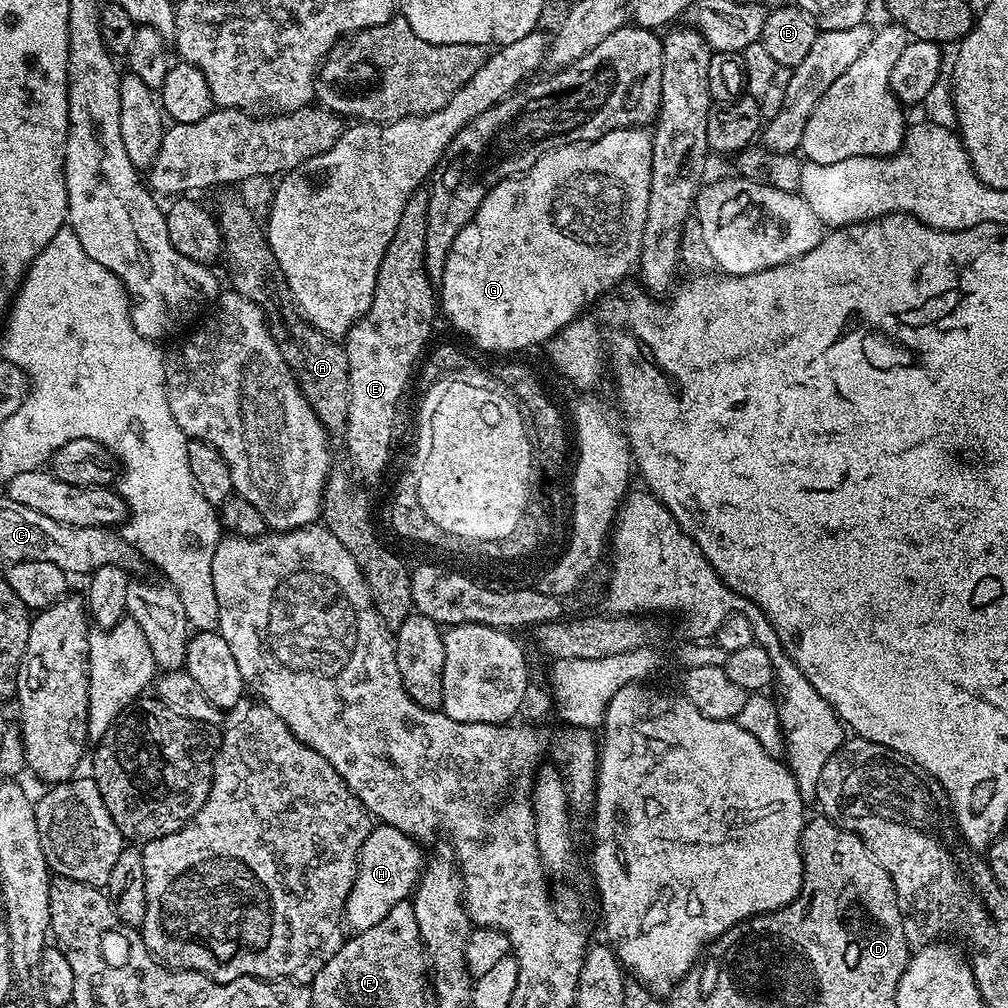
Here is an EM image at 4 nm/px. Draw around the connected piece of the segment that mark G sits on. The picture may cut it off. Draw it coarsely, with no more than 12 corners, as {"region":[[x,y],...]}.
{"region":[[652,133],[547,152],[454,238],[438,308],[543,345],[637,267]]}

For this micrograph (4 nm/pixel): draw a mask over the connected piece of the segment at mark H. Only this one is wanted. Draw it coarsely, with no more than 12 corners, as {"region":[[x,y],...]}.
{"region":[[373,826],[344,907],[353,933],[378,926],[415,893],[417,841]]}

